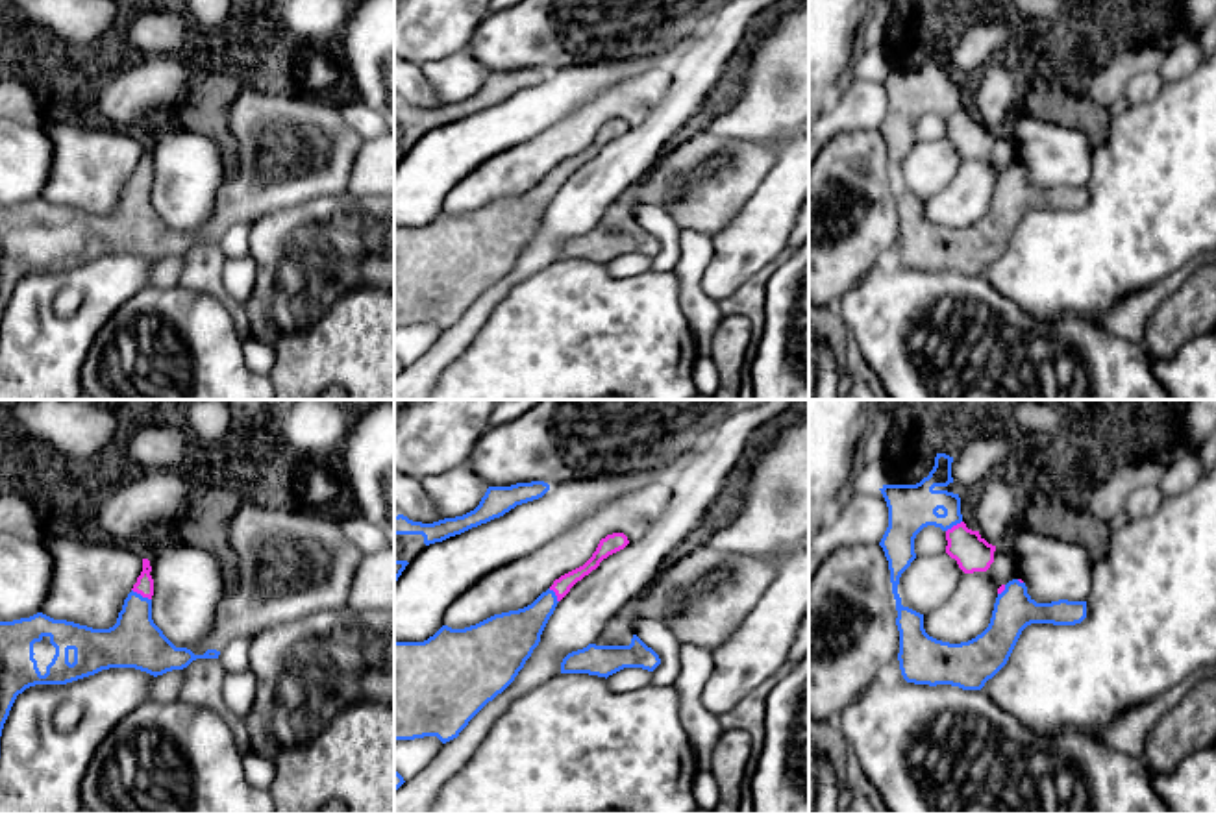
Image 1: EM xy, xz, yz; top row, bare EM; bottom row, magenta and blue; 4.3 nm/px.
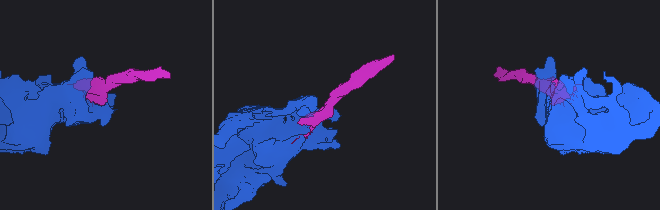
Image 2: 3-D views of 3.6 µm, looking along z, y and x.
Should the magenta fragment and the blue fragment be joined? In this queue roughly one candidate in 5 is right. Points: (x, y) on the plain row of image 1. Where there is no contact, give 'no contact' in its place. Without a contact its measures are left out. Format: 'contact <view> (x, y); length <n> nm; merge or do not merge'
contact xy (141, 180); length 100 nm; merge

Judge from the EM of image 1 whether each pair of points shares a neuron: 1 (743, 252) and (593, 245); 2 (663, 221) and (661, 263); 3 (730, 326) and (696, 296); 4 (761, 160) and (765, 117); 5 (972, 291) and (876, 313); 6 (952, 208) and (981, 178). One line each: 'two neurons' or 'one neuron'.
1: two neurons
2: one neuron
3: two neurons
4: two neurons
5: one neuron
6: one neuron

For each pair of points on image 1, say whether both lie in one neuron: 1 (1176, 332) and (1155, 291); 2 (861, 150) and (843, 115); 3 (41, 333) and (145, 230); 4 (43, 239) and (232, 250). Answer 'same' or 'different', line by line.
1: different
2: different
3: different
4: different

